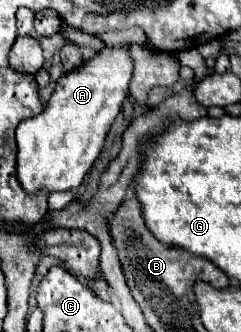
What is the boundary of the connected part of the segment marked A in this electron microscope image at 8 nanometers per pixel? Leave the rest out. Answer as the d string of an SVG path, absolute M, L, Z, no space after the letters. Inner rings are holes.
M120 43L120 45L106 45L104 49L96 51L96 55L88 61L84 61L80 67L64 73L58 83L56 89L50 97L50 101L46 103L46 109L34 117L34 119L26 119L18 125L16 129L16 141L18 141L18 165L16 165L16 173L18 173L18 181L22 183L22 187L26 191L38 191L38 189L46 189L46 191L74 191L80 187L84 175L90 171L90 167L94 165L94 161L98 159L104 139L116 119L116 115L120 113L122 101L128 95L128 85L130 85L130 77L132 77L132 69L134 69L134 61L130 57L130 43Z

